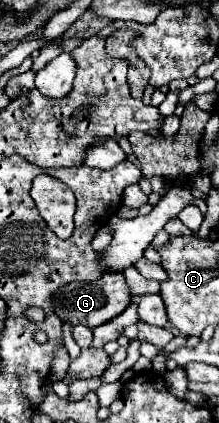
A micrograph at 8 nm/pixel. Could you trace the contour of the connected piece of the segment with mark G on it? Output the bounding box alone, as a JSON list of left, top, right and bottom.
[53,273,133,329]

